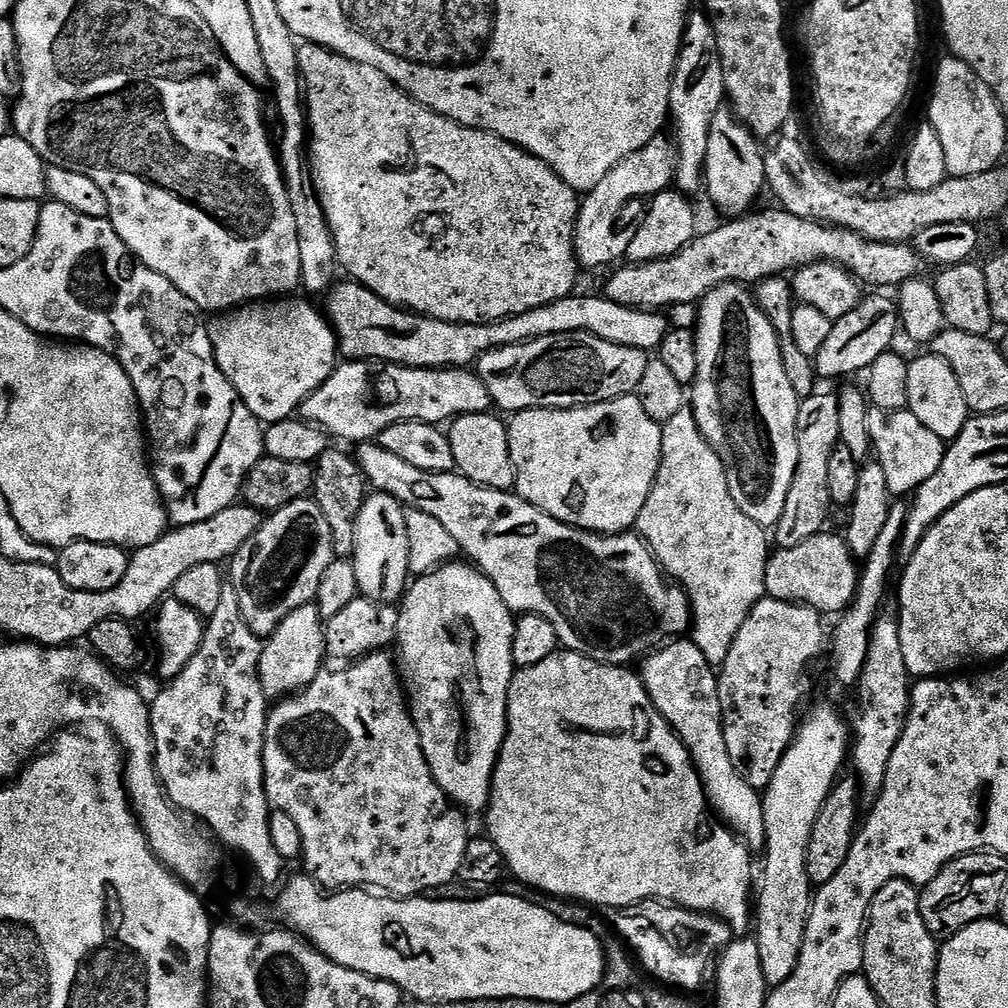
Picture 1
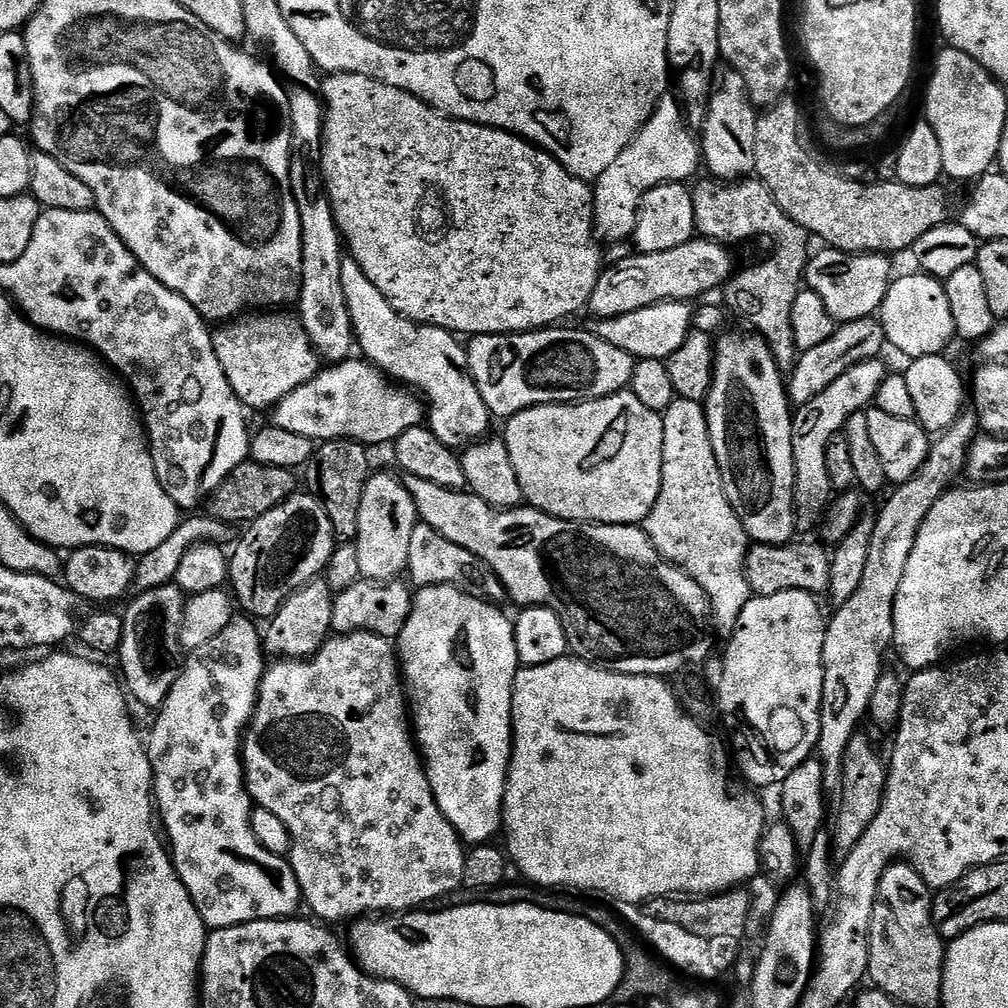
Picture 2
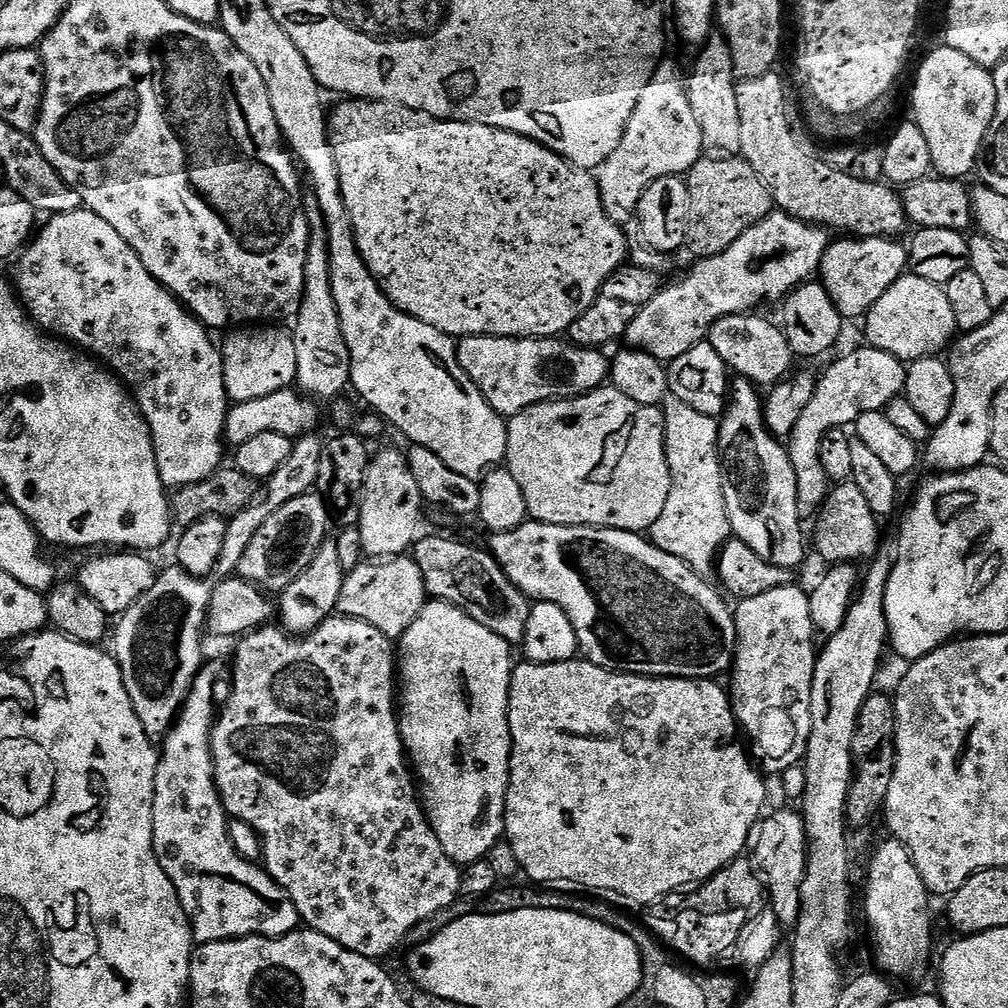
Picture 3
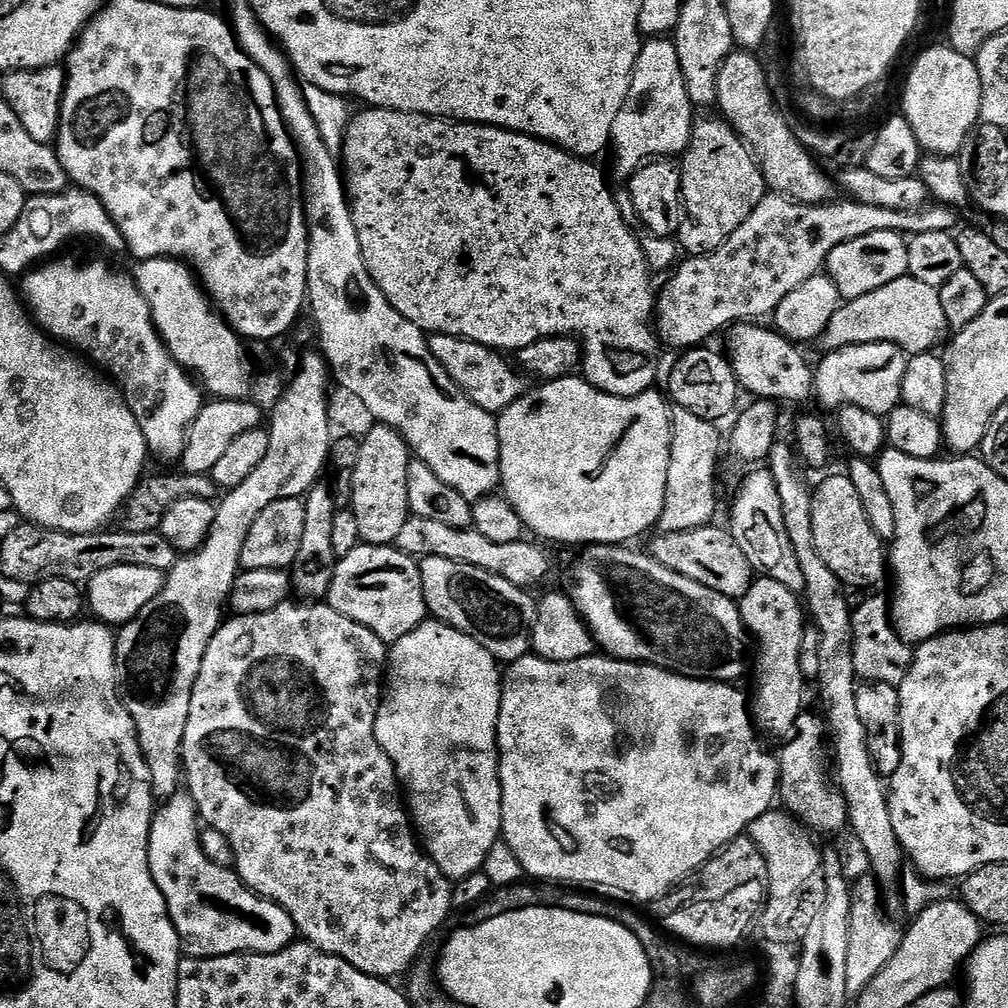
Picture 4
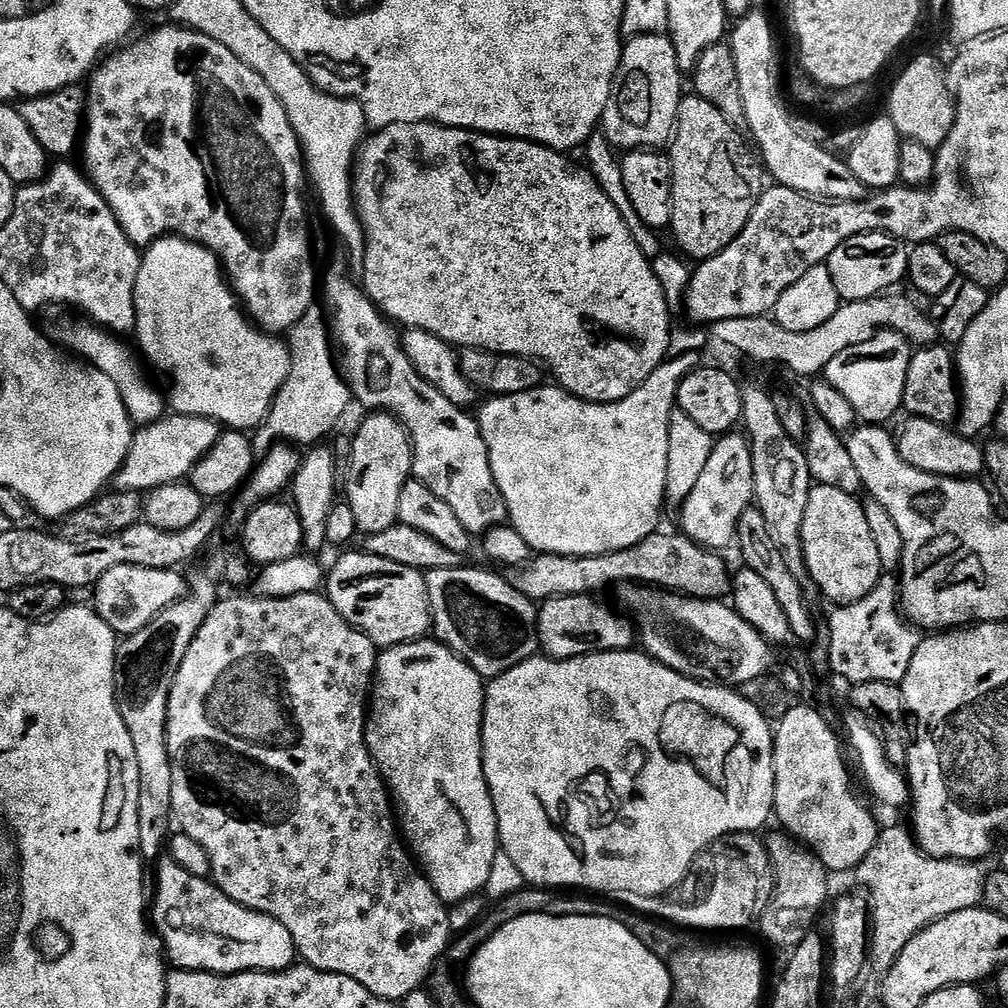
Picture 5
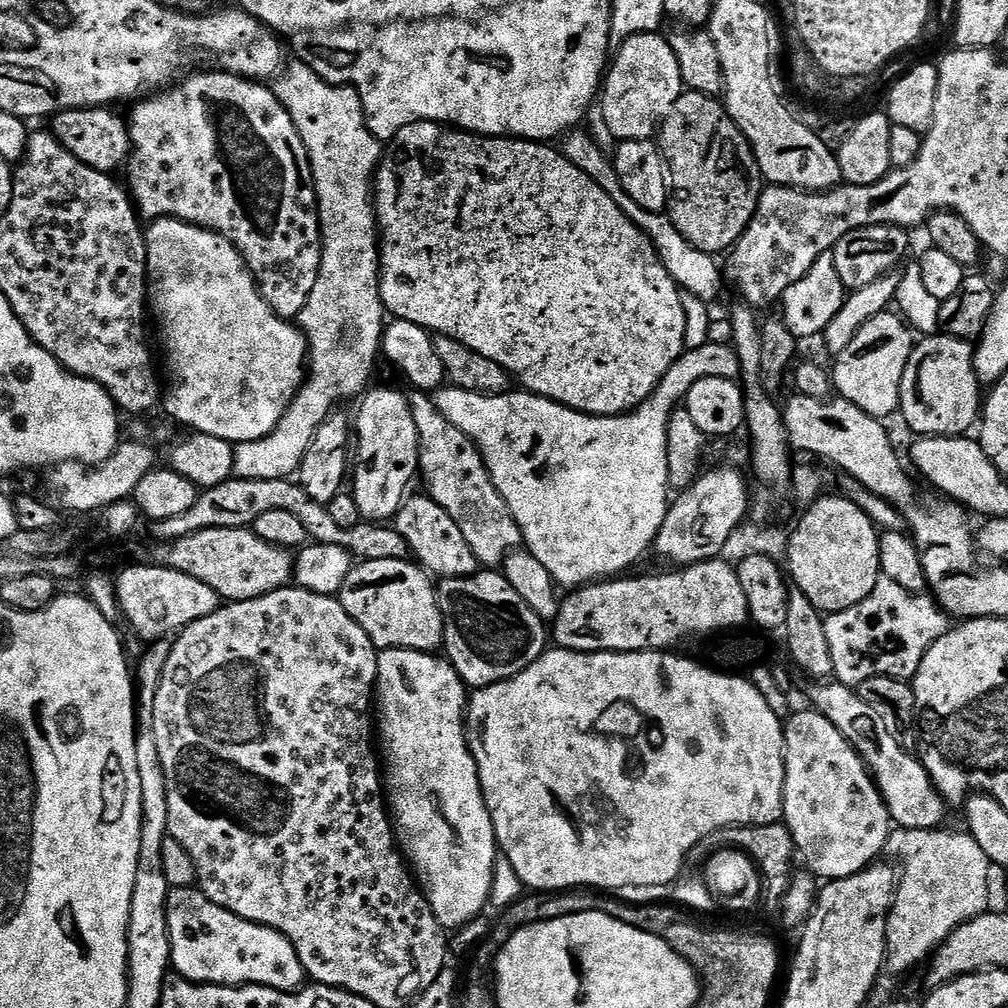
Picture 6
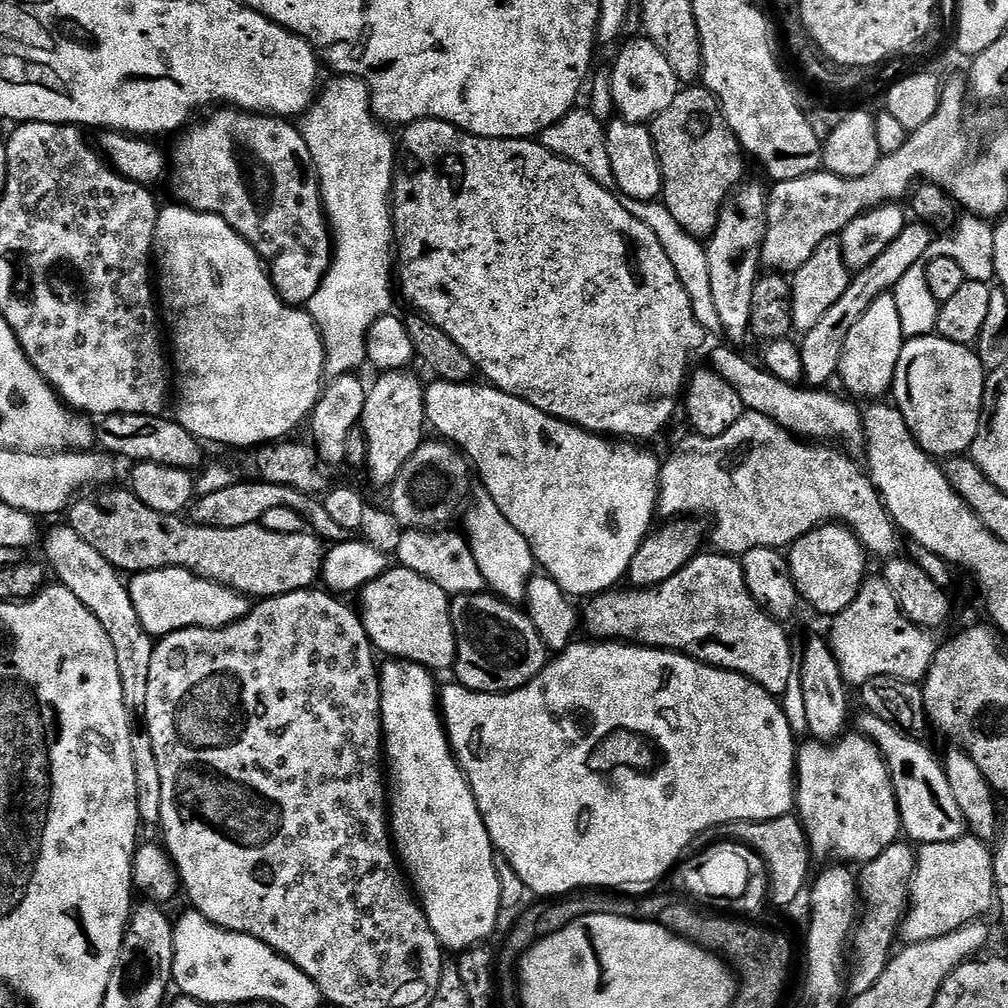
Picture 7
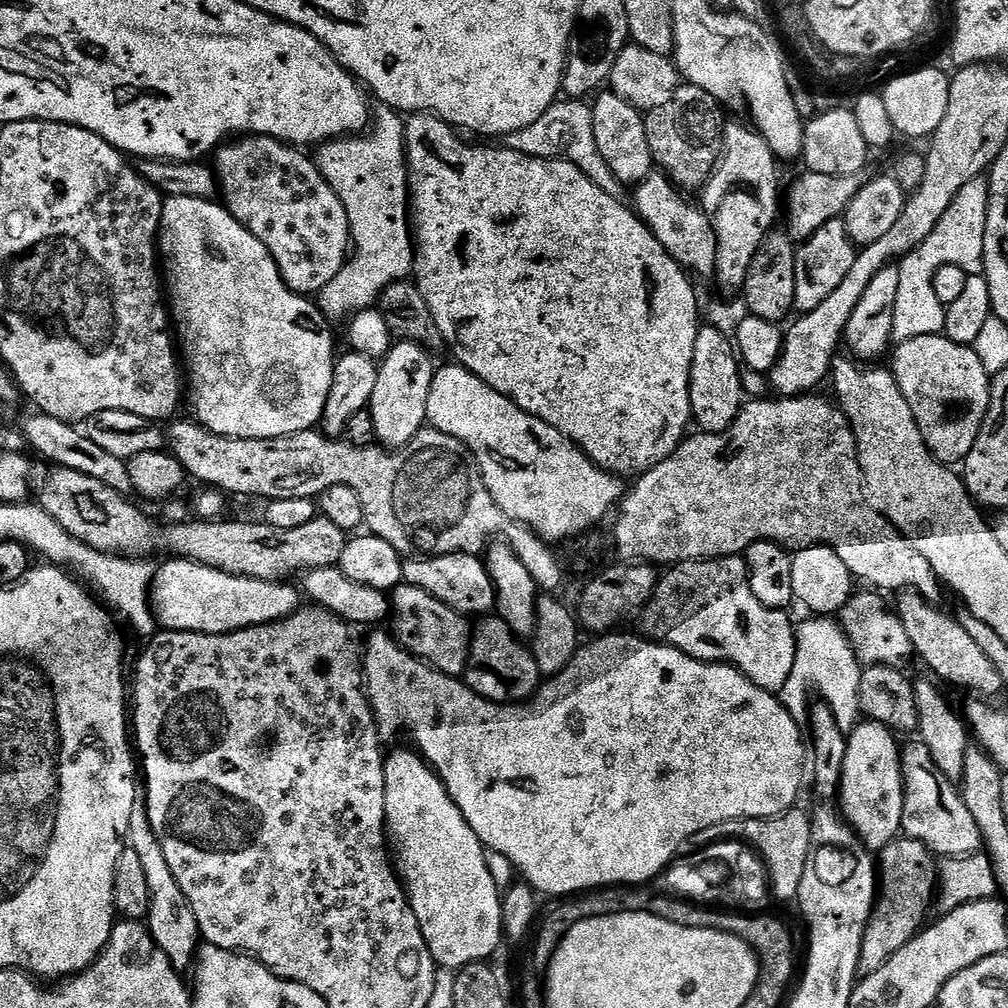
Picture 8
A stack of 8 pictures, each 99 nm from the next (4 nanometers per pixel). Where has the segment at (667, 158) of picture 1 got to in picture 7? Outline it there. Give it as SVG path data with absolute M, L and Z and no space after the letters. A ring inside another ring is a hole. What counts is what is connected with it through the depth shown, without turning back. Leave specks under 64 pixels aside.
M647 38L632 40L620 52L616 65L611 65L612 90L615 111L621 117L635 124L647 125L655 120L670 102L674 102L676 95L681 92L682 85L670 67L670 62Z

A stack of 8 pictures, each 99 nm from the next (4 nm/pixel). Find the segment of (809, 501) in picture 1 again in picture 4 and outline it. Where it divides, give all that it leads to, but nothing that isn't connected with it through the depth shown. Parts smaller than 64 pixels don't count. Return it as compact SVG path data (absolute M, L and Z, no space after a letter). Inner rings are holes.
M895 344L848 345L829 351L820 365L816 364L815 399L828 408L839 410L844 405L858 406L870 414L884 418L901 403L902 378L908 365L905 352Z

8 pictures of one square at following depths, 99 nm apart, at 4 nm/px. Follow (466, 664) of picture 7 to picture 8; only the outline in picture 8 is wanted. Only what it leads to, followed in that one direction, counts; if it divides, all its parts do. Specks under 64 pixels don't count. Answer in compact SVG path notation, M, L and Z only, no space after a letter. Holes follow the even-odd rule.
M484 618L471 629L468 642L468 667L462 677L465 685L481 698L496 706L518 704L532 699L542 683L538 666L531 651L524 648L521 641L513 635L510 626L499 618Z

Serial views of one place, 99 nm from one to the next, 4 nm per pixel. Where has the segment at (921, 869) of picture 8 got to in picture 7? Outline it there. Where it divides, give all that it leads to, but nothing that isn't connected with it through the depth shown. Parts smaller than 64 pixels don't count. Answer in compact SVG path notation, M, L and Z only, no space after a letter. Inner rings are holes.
M897 842L886 846L886 850L882 850L882 854L878 854L878 858L874 858L859 869L858 900L863 908L862 915L858 920L858 927L854 932L854 943L850 948L850 992L852 996L866 994L866 990L870 990L870 986L874 986L874 982L878 982L878 978L882 978L882 970L886 970L889 959L894 952L892 943L898 940L901 921L909 906L909 888L912 885L912 877L916 872L916 860L917 853L911 843Z

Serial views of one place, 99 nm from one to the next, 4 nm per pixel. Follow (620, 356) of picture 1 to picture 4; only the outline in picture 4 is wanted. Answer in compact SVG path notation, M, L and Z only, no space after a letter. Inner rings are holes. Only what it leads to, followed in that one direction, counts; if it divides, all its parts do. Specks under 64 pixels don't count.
M433 333L429 337L428 345L430 346L431 353L438 359L439 364L443 366L448 376L451 377L457 386L482 410L499 414L503 412L505 408L510 407L519 396L523 396L526 391L526 385L524 385L525 377L521 375L509 361L508 365L507 362L503 360L505 357L501 355L499 351L482 346L478 342L470 342L469 340L458 339L456 336L438 335L436 333Z

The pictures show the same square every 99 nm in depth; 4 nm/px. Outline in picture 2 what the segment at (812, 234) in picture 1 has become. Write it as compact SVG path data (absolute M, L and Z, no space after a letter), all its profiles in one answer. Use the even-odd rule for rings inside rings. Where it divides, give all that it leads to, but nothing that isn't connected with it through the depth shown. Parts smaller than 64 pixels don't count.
M694 238L682 246L674 246L674 250L631 254L601 271L594 294L590 294L588 299L587 311L593 312L593 317L605 320L618 318L622 314L634 314L634 310L667 300L699 301L699 296L715 288L716 291L723 289L733 275L732 256L728 252L731 251L725 245L715 244L713 240Z

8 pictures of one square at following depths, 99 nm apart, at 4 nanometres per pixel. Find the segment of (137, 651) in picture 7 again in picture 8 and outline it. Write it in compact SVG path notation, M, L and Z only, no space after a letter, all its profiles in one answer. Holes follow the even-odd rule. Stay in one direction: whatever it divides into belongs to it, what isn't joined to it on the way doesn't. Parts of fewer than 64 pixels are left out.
M137 802L130 814L130 826L126 840L130 847L138 852L139 861L142 862L142 872L146 878L146 886L149 887L149 908L146 917L148 933L152 935L156 947L172 963L173 968L191 969L196 953L202 944L198 918L194 918L194 910L186 894L182 894L182 886L178 886L174 874L170 874L170 866L166 866L166 854L162 854L160 840L150 826L148 809L143 803Z

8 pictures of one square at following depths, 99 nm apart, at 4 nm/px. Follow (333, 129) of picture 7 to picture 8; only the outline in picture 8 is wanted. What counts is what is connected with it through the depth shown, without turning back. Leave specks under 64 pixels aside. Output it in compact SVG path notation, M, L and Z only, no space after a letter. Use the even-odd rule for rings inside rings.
M377 103L367 131L329 140L319 145L320 153L315 153L322 178L338 194L342 206L346 206L354 245L342 270L318 293L317 305L327 317L346 318L373 307L386 286L407 279L413 271L414 232L410 227L404 125L395 108Z

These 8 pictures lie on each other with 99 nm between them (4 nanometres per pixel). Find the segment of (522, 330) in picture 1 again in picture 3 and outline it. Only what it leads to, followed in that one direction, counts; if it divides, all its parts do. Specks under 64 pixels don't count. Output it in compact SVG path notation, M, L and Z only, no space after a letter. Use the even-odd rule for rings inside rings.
M773 210L761 218L727 250L717 256L700 258L696 265L685 274L681 280L673 284L665 283L658 294L646 306L638 310L638 314L630 322L630 326L624 329L622 336L629 349L645 352L661 362L667 362L686 354L690 346L698 346L705 343L709 330L719 319L726 315L738 315L751 313L763 300L771 296L783 298L793 288L805 283L809 278L817 275L820 260L830 243L830 232L819 224L807 224L790 214L779 210Z

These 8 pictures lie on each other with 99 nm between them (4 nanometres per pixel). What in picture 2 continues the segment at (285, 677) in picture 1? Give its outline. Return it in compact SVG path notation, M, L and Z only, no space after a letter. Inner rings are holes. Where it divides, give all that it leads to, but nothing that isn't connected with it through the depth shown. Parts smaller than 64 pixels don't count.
M317 578L302 586L267 621L262 632L265 653L272 658L307 660L316 655L324 641L329 639L334 618L334 593L327 579Z

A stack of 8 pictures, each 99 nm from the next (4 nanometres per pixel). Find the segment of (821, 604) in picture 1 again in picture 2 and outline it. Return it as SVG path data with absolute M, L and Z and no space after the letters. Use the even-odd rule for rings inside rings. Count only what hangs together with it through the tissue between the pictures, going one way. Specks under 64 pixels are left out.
M820 542L818 544L796 543L753 543L749 547L748 556L744 559L744 573L753 596L782 594L782 590L802 590L813 594L827 593L832 564L829 549Z

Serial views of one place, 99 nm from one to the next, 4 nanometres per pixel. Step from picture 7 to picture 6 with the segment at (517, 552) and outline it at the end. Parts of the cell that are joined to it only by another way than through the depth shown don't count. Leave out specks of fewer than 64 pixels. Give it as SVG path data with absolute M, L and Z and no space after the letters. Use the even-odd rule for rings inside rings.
M417 390L413 391L408 396L408 405L412 408L414 426L418 430L418 438L420 439L419 475L422 480L424 476L424 484L428 487L425 488L427 495L431 496L434 502L438 502L438 506L442 506L442 510L446 510L446 514L450 514L450 518L454 518L454 522L458 522L458 530L462 530L466 542L470 542L470 550L474 550L477 565L503 565L505 558L521 547L520 527L514 522L502 494L498 494L498 490L488 473L486 462L476 448L476 443L462 430L458 430L456 424L451 424L436 409L436 401L431 395Z

